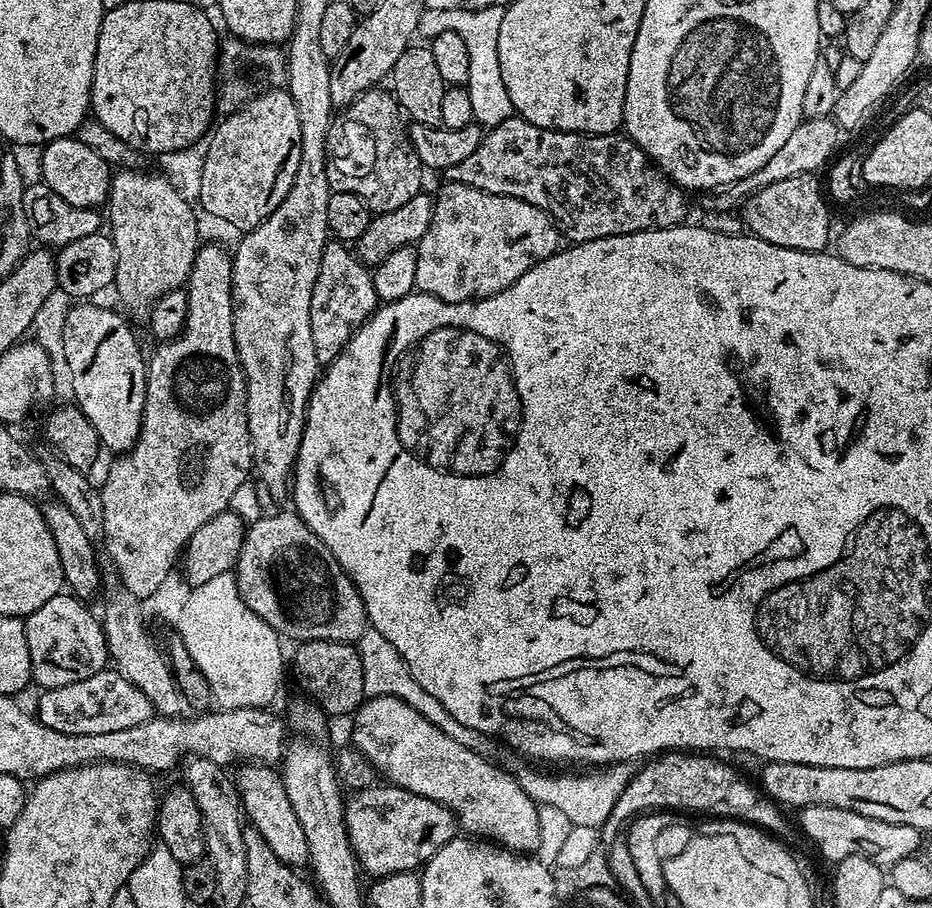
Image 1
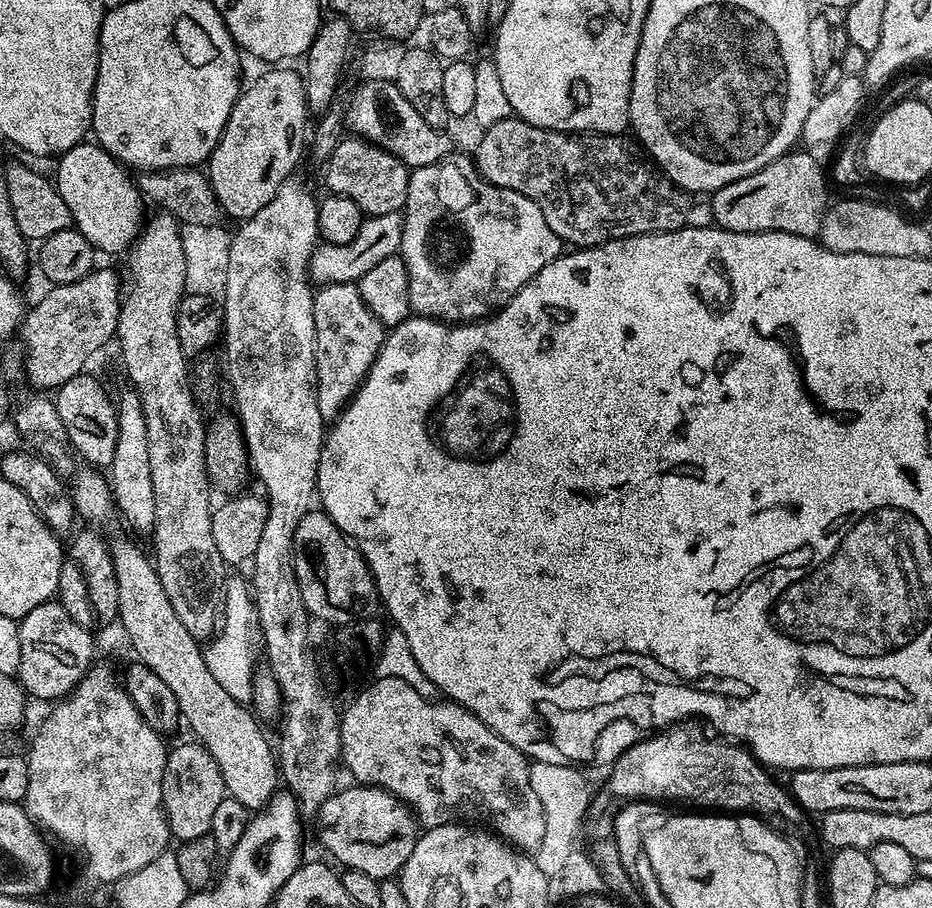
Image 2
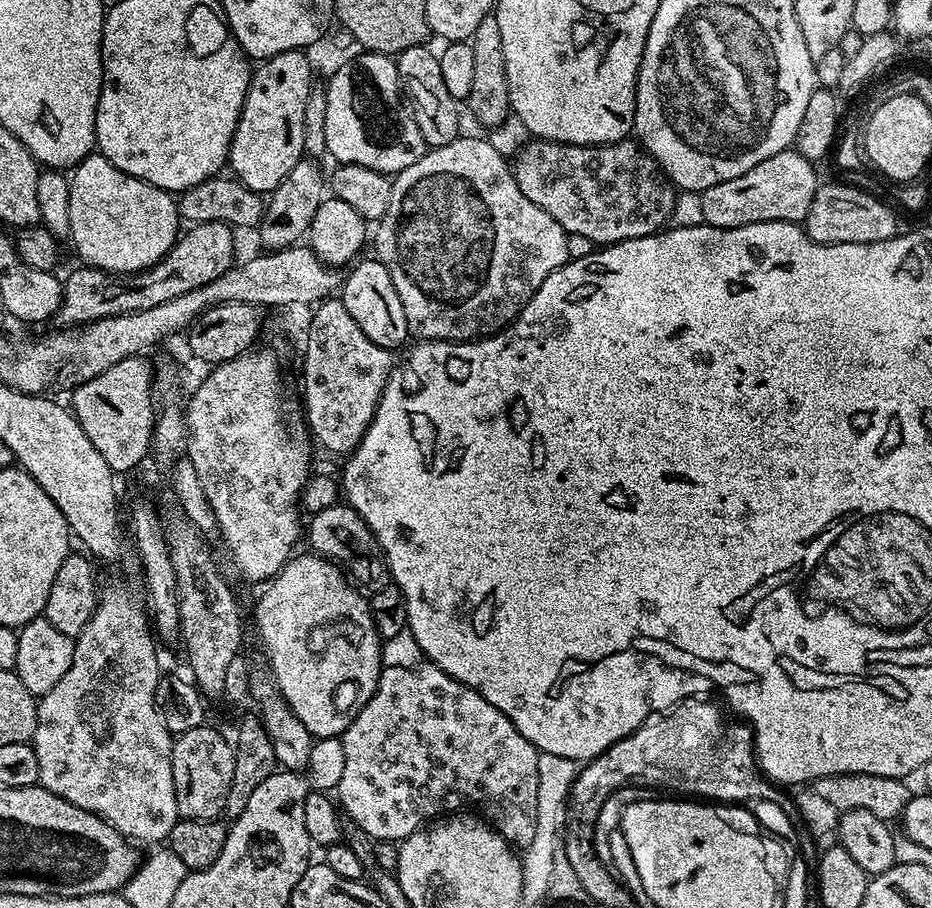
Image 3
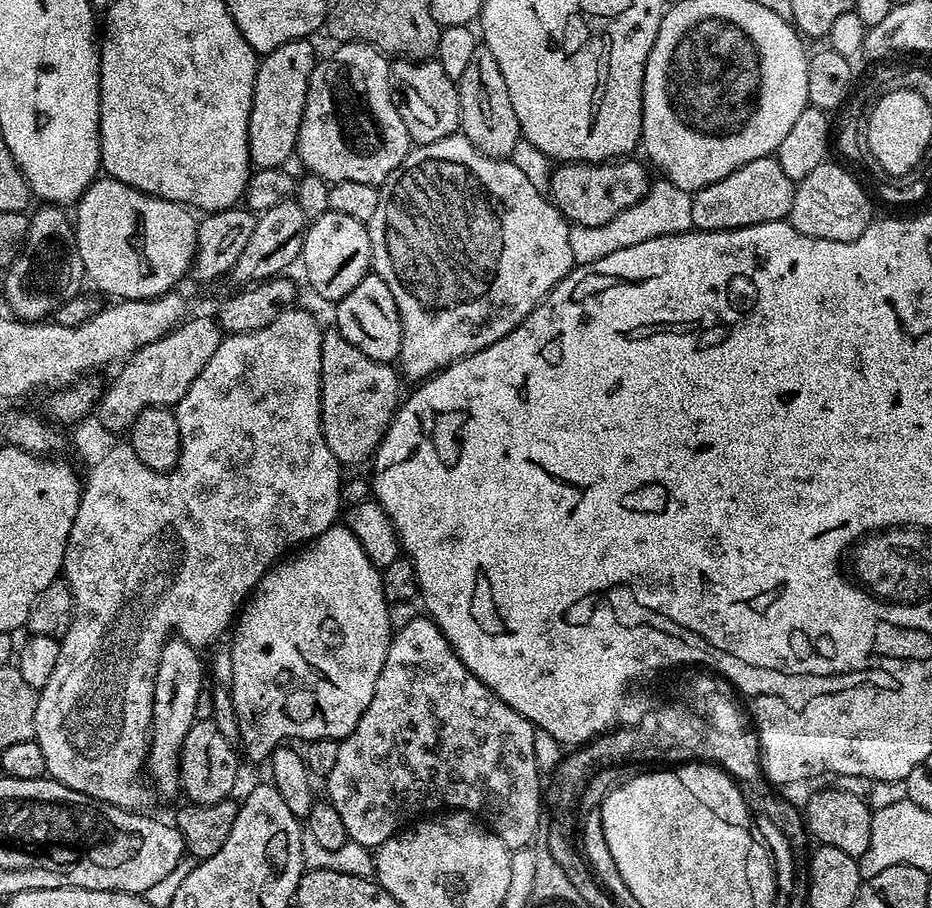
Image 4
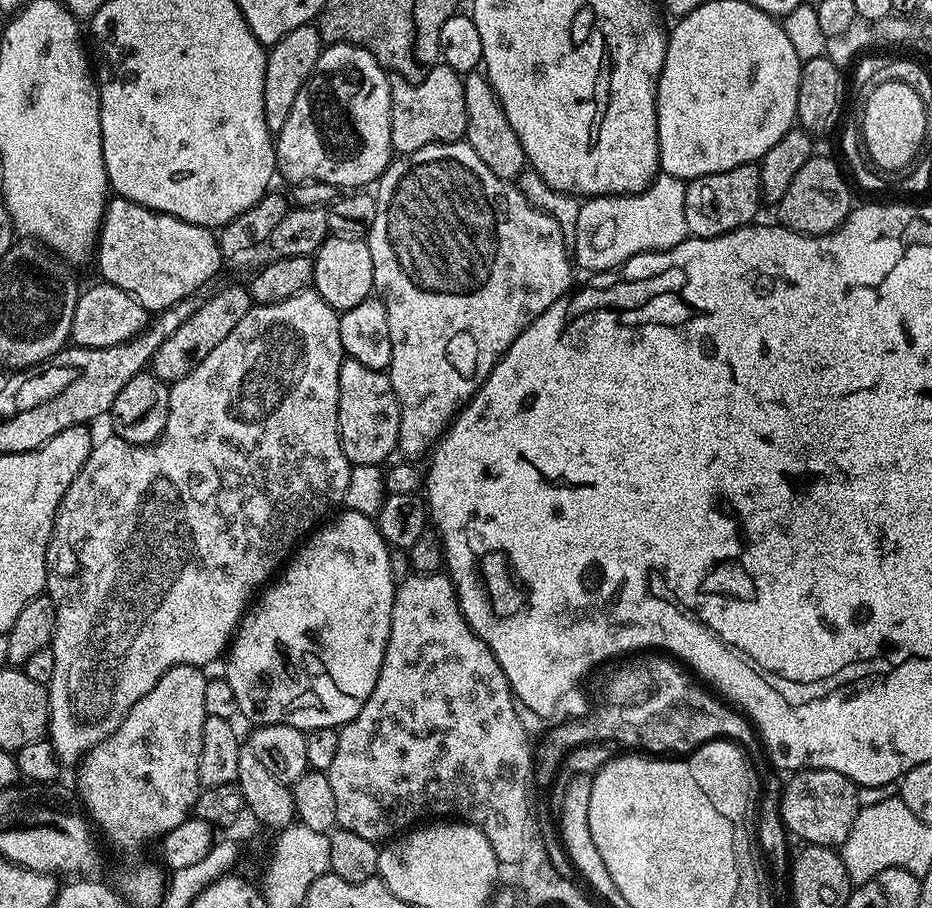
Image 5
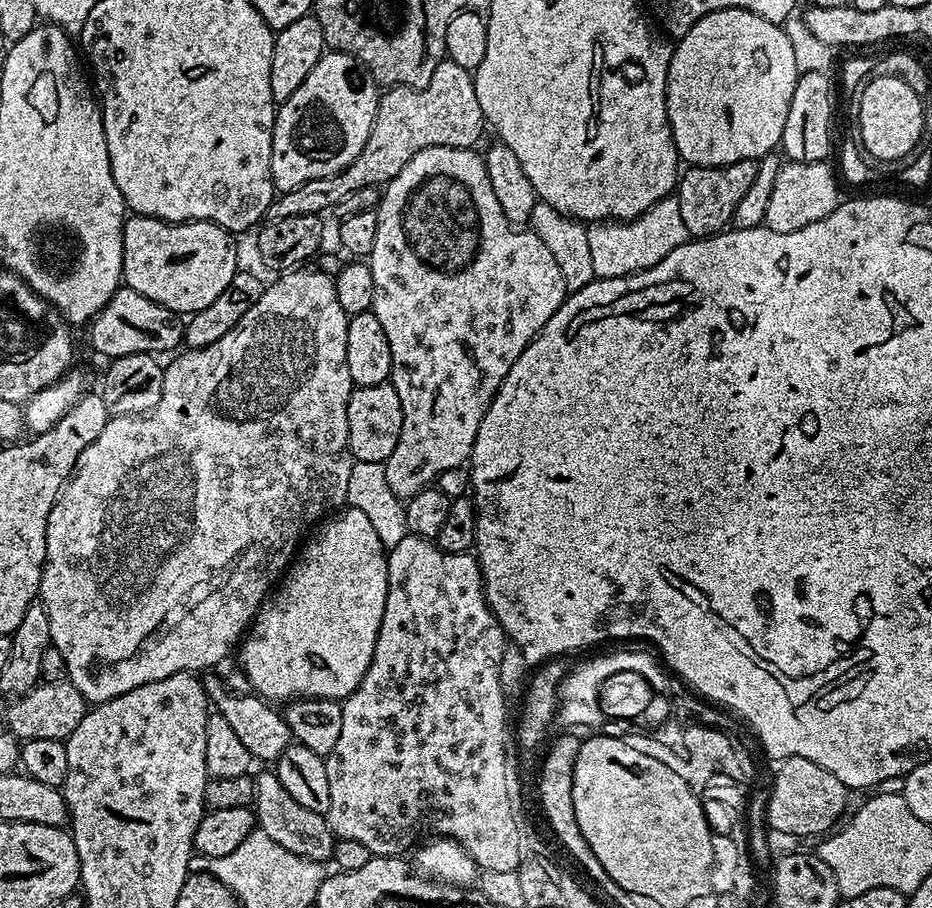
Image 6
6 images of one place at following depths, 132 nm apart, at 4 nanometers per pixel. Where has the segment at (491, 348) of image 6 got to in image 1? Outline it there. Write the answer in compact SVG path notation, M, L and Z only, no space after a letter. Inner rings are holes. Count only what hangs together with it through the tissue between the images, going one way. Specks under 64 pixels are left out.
M448 182L445 185L436 200L430 226L420 243L415 245L418 254L416 288L419 291L451 304L481 300L506 290L506 286L514 286L526 270L550 258L561 247L562 236L556 221L538 206L530 206L530 202L518 198L486 194L465 184Z

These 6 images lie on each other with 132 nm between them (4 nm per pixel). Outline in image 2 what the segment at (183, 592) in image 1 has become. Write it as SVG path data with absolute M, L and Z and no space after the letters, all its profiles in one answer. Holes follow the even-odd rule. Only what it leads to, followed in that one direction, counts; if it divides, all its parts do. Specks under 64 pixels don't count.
M229 577L225 581L222 617L215 636L205 647L205 660L210 667L210 674L225 688L226 694L239 704L247 705L252 698L254 680L258 671L254 666L254 646L258 644L259 627L257 608L252 599L251 587L244 579Z

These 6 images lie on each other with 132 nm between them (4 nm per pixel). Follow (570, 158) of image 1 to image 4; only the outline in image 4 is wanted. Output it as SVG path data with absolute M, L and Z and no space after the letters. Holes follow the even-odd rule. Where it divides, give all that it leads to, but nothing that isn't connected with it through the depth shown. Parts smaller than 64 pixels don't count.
M617 158L598 164L564 162L553 167L550 181L552 203L564 215L564 219L572 224L602 226L602 222L610 222L610 218L643 200L650 187L649 169L632 159L636 158Z

